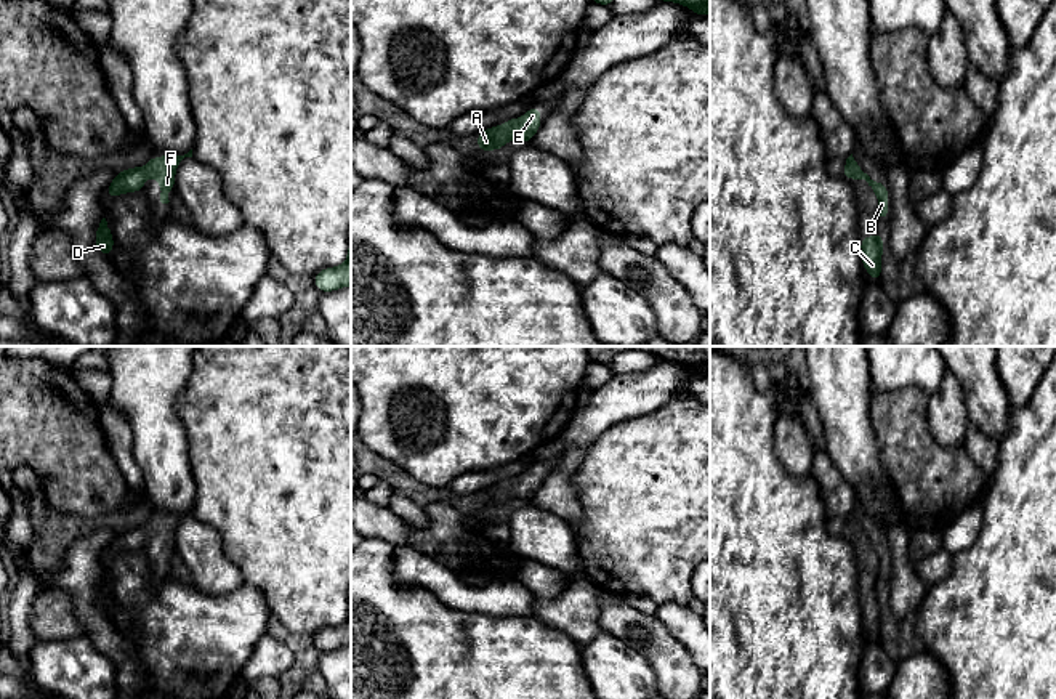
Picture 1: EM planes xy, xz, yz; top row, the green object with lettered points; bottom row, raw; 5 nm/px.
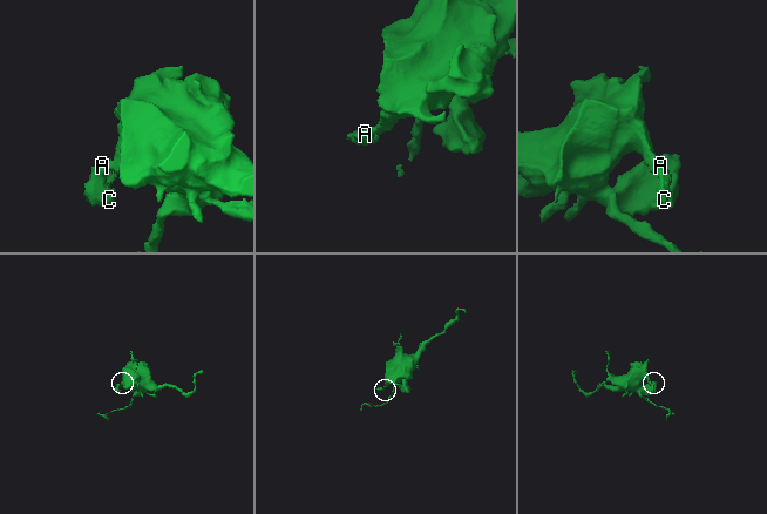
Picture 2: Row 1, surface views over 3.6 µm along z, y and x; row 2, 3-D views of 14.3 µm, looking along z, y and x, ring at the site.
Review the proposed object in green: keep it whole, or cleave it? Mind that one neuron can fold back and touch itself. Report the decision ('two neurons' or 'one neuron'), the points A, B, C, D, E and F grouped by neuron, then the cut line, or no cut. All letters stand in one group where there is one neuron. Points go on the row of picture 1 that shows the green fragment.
one neuron | A B C D E F | no cut

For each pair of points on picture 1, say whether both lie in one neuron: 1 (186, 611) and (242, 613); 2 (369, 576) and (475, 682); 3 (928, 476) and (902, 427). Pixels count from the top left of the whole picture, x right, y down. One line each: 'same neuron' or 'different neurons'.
1: same neuron
2: same neuron
3: same neuron

